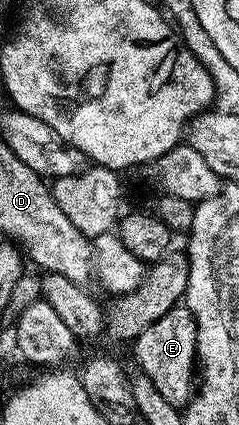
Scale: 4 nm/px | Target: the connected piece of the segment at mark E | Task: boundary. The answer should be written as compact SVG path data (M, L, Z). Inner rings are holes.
M180 303L167 311L161 319L157 319L136 337L131 348L137 356L137 369L151 381L167 403L176 407L189 404L195 392L195 370L198 363L197 324L188 305Z

